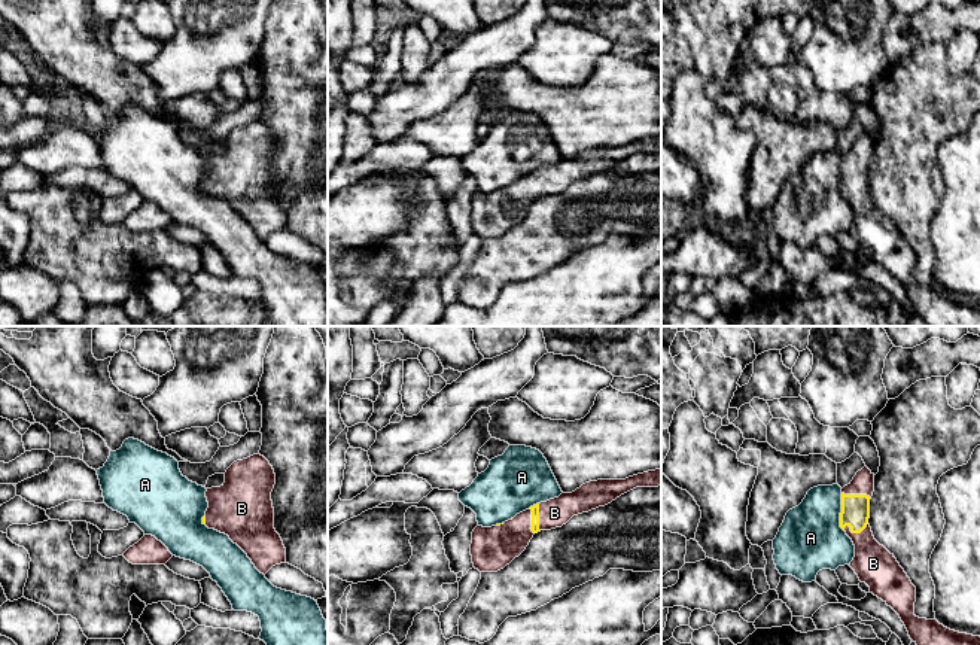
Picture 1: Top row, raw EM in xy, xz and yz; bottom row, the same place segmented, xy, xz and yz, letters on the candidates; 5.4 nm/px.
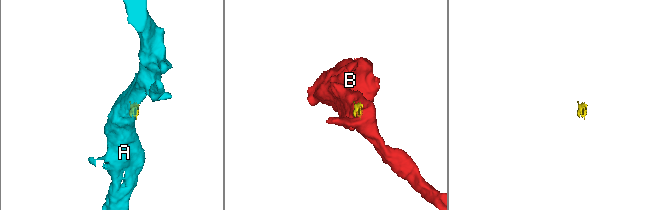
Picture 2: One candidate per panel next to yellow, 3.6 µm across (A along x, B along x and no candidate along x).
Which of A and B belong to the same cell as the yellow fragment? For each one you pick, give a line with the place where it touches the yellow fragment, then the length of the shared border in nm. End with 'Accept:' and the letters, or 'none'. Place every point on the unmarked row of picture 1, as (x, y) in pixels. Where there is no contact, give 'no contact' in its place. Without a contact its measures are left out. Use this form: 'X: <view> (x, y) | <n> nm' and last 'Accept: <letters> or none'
B: yz (855, 198) | 140 nm
Accept: B

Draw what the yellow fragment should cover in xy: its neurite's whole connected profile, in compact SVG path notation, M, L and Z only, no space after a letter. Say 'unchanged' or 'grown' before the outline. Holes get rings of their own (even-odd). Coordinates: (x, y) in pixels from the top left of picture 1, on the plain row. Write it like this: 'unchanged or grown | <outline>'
grown | M253 121L237 127L226 136L225 149L220 153L207 155L206 164L209 174L203 183L203 191L228 201L264 241L273 232L286 229L286 215L274 195L274 174L271 167L274 150L274 136L264 122Z

